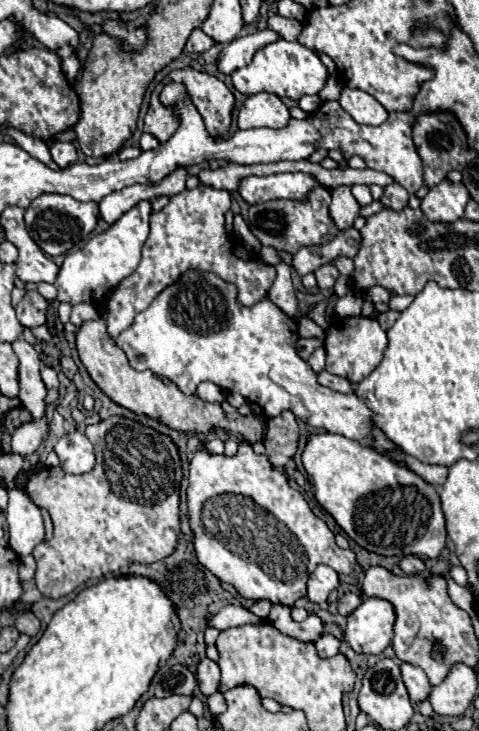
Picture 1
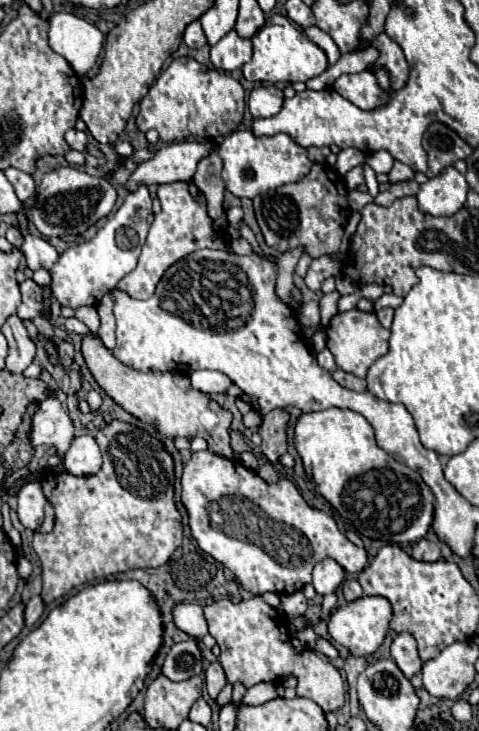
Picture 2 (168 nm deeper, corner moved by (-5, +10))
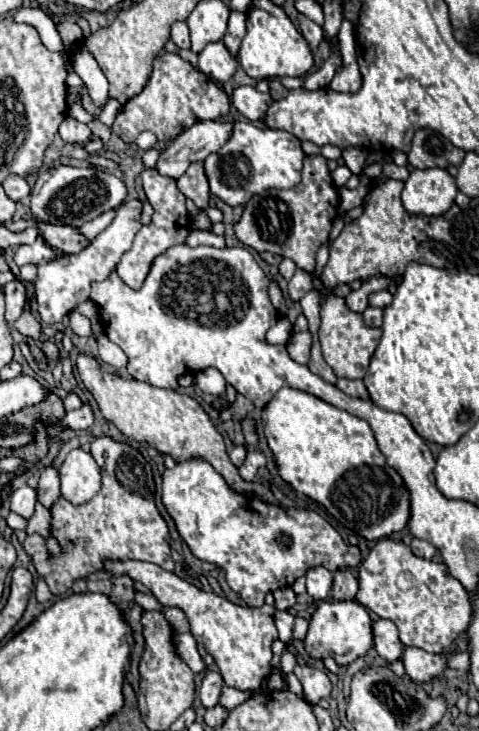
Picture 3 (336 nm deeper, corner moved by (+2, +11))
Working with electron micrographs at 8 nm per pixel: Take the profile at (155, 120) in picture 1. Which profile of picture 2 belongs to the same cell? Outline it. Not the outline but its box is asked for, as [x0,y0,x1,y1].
[137,58,245,142]

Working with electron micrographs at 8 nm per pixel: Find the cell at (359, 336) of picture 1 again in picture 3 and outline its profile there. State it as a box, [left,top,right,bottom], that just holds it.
[318,295,382,379]

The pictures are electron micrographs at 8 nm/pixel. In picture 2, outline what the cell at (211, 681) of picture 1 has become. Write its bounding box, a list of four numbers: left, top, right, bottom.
[205,662,227,700]

